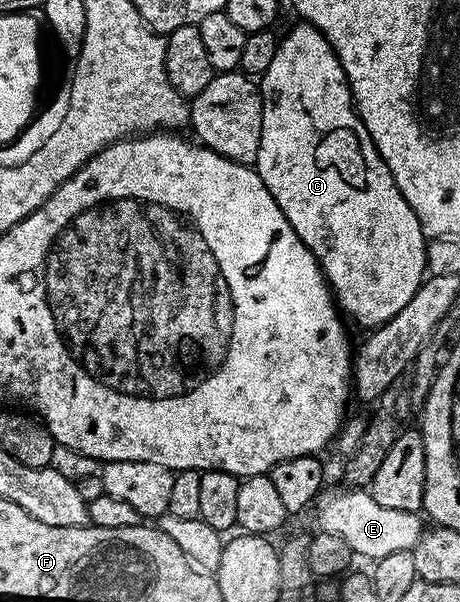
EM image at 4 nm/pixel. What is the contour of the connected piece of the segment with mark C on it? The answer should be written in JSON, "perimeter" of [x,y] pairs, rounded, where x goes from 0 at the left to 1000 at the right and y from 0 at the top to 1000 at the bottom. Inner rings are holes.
{"perimeter":[[[650,37],[643,47],[633,47],[624,53],[624,61],[613,61],[602,76],[602,90],[593,90],[593,105],[585,108],[585,116],[567,130],[567,151],[572,156],[572,194],[567,196],[567,249],[559,249],[559,269],[552,281],[561,286],[567,302],[593,322],[602,342],[611,342],[611,355],[637,375],[641,387],[663,402],[663,409],[685,424],[693,434],[693,442],[702,449],[702,458],[711,463],[720,480],[720,490],[728,493],[728,503],[757,527],[765,525],[785,543],[796,548],[813,548],[826,538],[846,535],[885,503],[898,488],[920,473],[924,453],[928,452],[926,415],[930,394],[920,390],[920,377],[898,355],[889,336],[880,336],[876,314],[863,309],[846,276],[828,262],[802,216],[785,203],[778,186],[772,184],[772,169],[763,145],[754,140],[754,125],[724,83],[724,76],[702,58],[698,50],[689,50],[678,40]]]}

